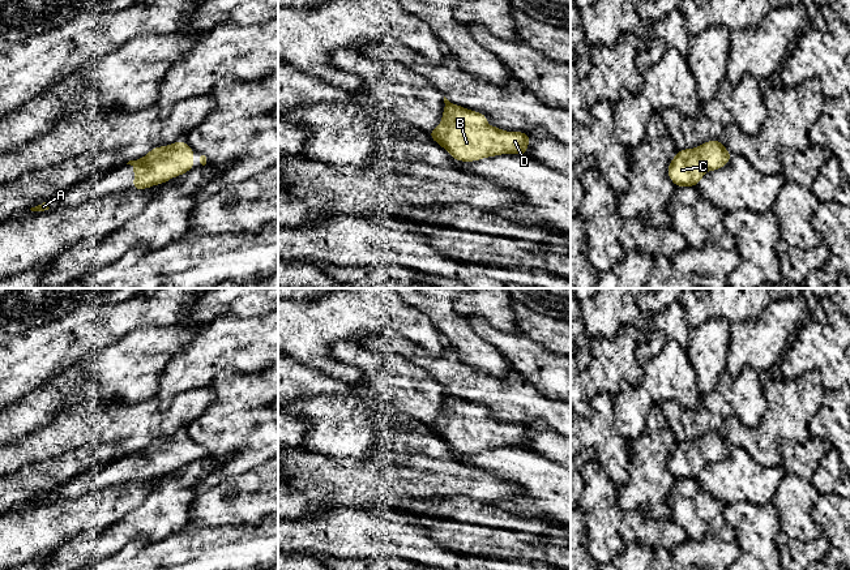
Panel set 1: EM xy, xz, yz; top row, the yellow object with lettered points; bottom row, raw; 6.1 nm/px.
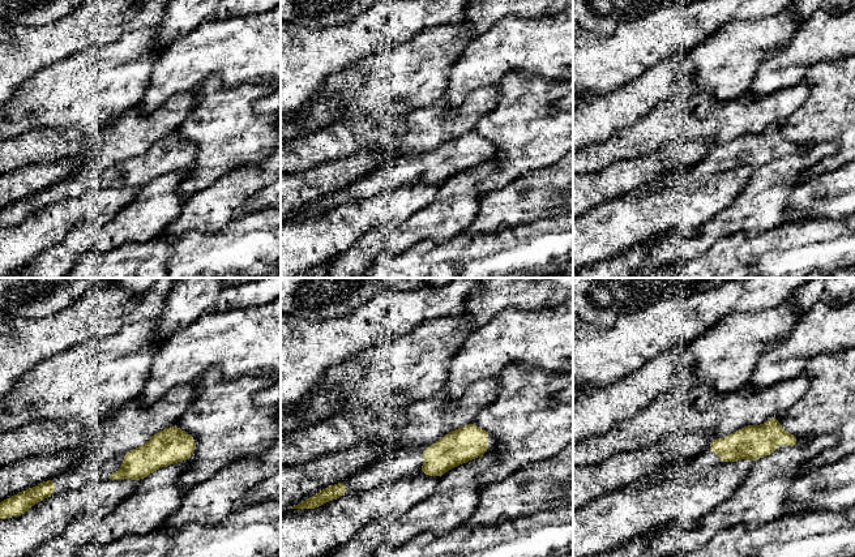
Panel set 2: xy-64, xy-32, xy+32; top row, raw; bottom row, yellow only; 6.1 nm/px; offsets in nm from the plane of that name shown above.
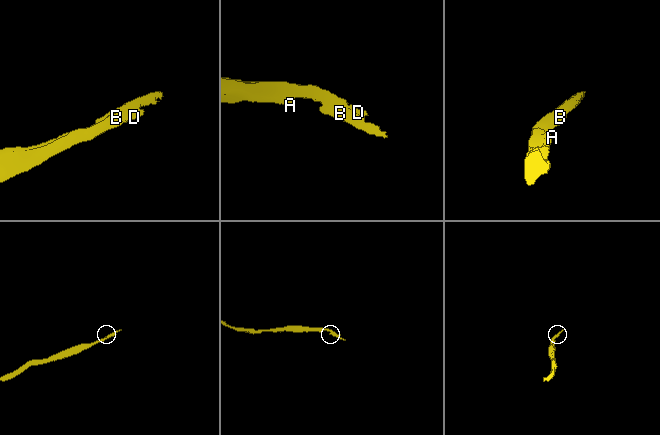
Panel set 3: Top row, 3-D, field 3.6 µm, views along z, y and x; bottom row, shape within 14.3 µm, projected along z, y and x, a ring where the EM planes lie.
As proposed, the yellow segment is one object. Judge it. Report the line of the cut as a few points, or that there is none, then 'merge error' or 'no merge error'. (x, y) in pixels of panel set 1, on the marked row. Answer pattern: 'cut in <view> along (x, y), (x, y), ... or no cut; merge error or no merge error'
no cut; no merge error

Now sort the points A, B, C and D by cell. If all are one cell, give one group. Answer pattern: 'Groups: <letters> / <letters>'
Groups: A B C D

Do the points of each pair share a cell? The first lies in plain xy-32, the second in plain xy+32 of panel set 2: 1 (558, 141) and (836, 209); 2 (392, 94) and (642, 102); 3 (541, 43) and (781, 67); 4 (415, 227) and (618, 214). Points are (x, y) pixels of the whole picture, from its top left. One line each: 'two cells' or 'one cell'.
1: two cells
2: two cells
3: one cell
4: two cells

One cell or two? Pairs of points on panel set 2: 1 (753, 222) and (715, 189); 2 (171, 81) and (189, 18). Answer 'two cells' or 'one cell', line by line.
1: two cells
2: two cells

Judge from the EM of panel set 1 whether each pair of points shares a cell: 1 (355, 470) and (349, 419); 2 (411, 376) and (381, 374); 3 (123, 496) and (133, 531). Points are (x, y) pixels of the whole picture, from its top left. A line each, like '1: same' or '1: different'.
1: different
2: same
3: different

